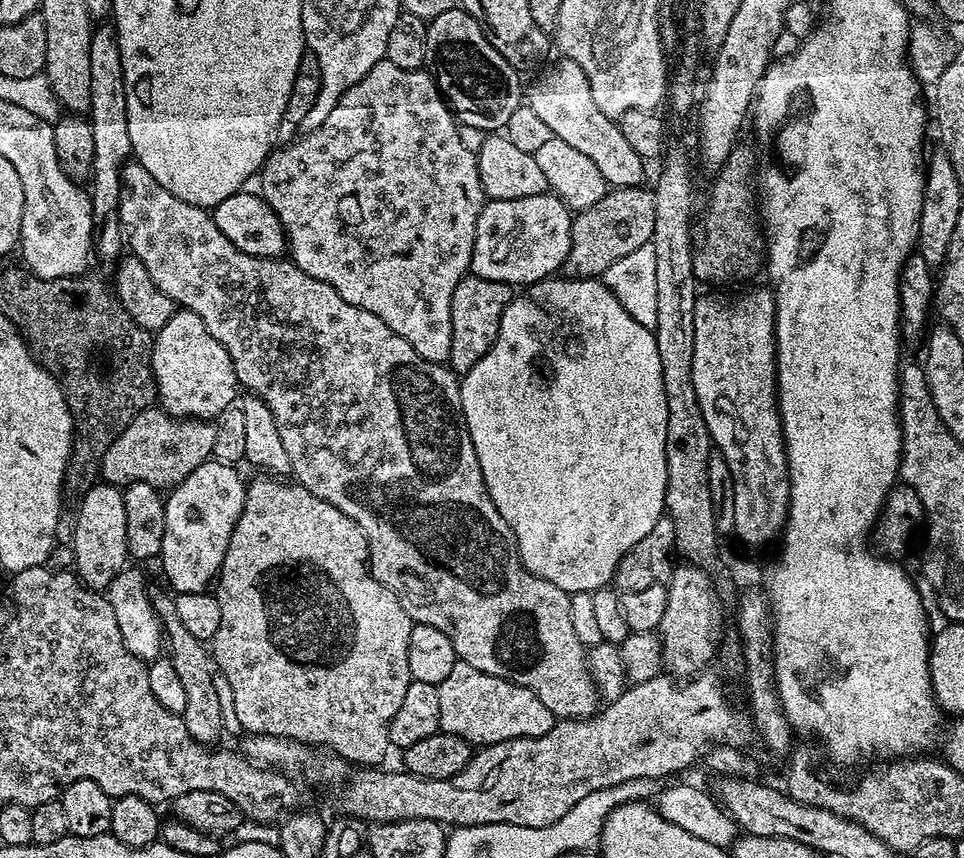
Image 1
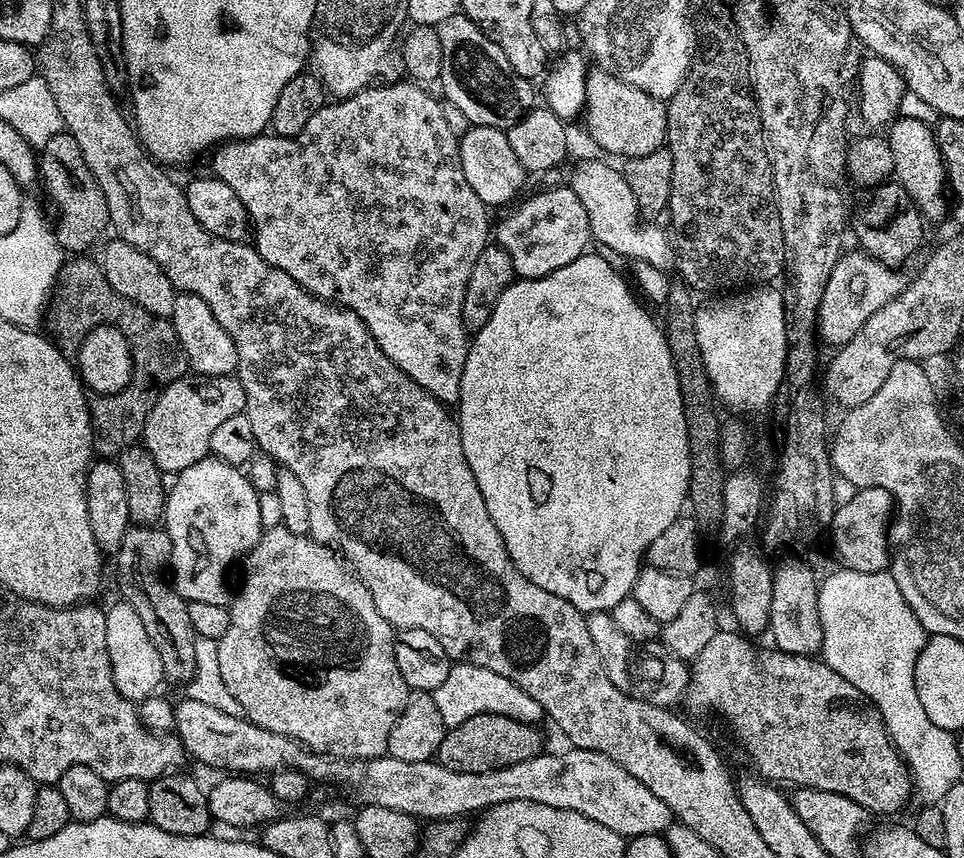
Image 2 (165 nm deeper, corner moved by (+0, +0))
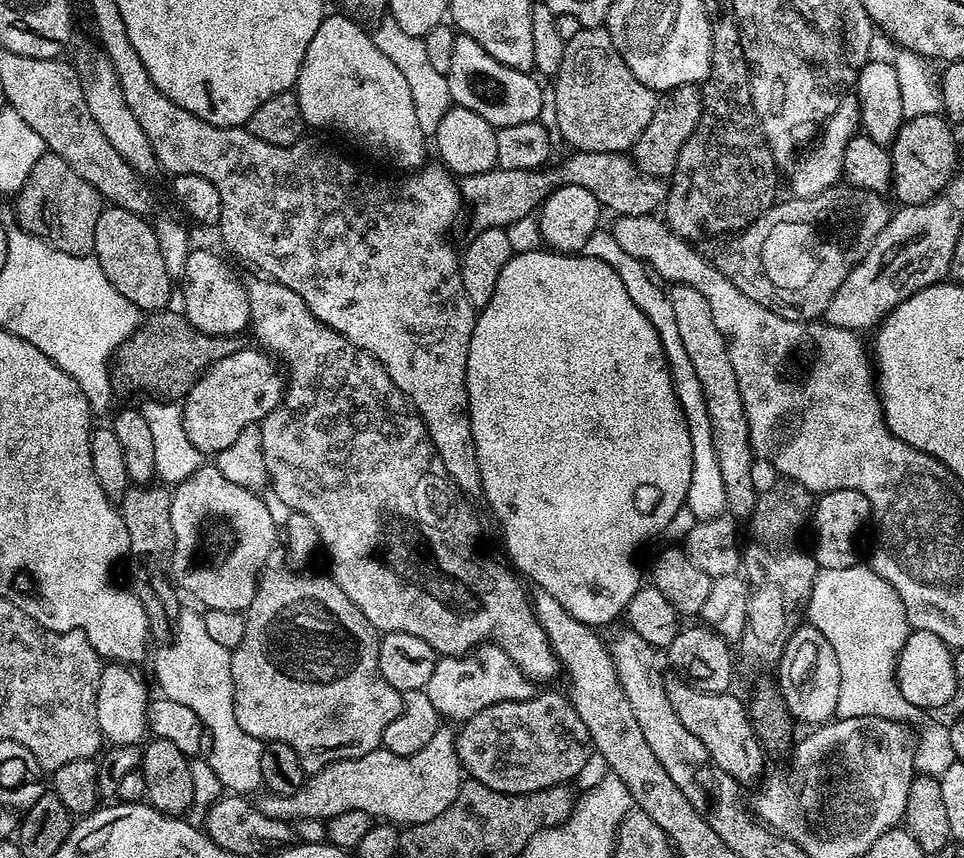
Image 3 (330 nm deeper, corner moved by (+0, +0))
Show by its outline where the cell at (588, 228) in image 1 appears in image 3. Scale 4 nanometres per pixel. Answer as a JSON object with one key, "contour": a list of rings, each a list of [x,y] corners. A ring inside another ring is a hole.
{"contour":[[[695,84],[674,86],[669,92],[659,93],[654,114],[650,117],[642,138],[638,138],[638,142],[630,149],[632,159],[644,175],[671,177],[678,162],[678,154],[682,154],[682,146],[690,138],[690,134],[694,134],[700,121],[702,114],[700,93],[701,89]]]}

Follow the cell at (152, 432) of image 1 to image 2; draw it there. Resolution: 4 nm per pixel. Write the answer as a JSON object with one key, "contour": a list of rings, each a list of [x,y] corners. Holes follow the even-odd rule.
{"contour":[[[235,374],[180,376],[170,382],[170,386],[162,390],[162,394],[158,394],[158,402],[154,402],[146,418],[142,433],[144,449],[148,451],[150,458],[154,458],[161,472],[178,474],[209,455],[210,434],[214,434],[214,429],[221,422],[226,422],[226,418],[234,418],[234,414],[243,412],[245,402],[242,382]]]}

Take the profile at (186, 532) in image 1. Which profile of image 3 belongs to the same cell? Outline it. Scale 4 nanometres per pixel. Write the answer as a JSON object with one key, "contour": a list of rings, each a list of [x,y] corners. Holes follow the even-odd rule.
{"contour":[[[202,466],[190,478],[186,478],[182,483],[175,485],[172,492],[172,505],[170,506],[170,526],[174,530],[174,546],[170,557],[170,576],[174,581],[175,587],[181,593],[189,592],[194,599],[204,608],[213,608],[214,610],[234,610],[235,612],[244,612],[249,606],[256,593],[256,585],[261,579],[260,571],[264,568],[264,563],[272,556],[272,547],[278,544],[278,520],[272,517],[272,512],[259,500],[257,493],[251,488],[234,486],[234,482],[229,482],[227,478],[222,478],[222,474],[215,466]]]}

